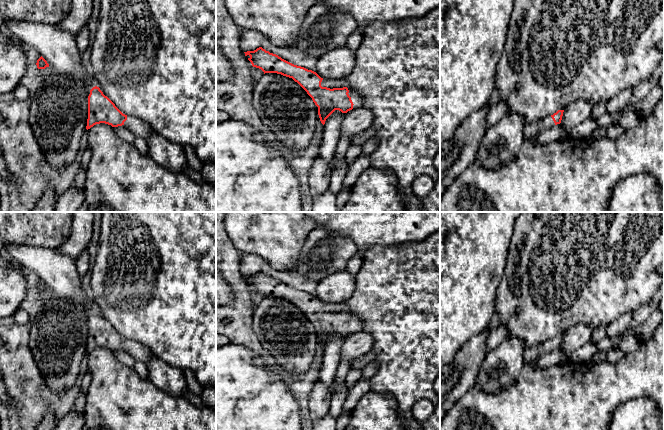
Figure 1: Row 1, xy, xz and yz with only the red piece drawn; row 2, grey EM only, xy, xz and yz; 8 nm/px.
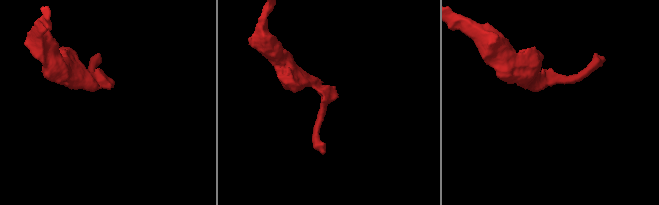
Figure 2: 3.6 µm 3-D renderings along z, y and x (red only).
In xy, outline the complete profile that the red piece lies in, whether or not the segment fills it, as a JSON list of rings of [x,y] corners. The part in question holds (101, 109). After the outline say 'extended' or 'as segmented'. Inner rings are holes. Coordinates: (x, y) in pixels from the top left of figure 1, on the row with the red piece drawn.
[[[99,87],[90,90],[88,96],[88,119],[86,129],[96,124],[105,123],[112,127],[124,125],[135,137],[147,139],[153,131],[143,120],[123,114],[115,104],[103,94]]] | extended

